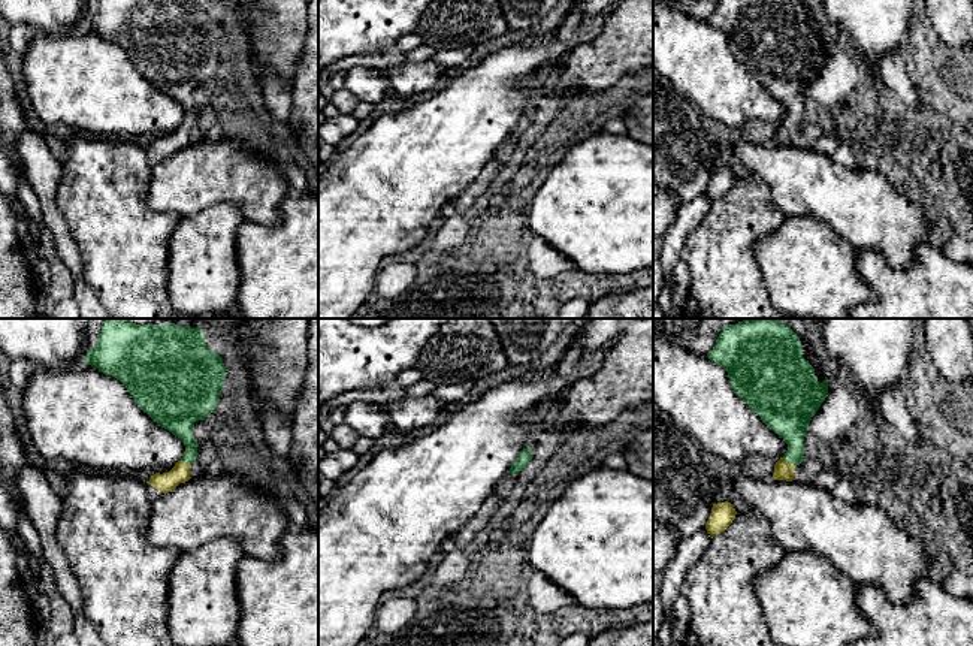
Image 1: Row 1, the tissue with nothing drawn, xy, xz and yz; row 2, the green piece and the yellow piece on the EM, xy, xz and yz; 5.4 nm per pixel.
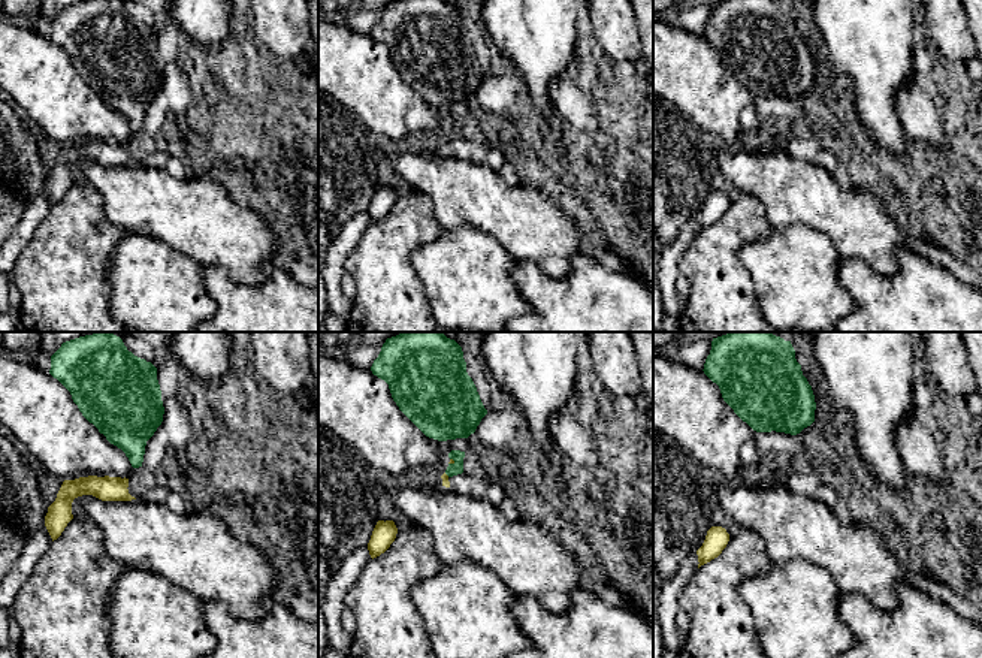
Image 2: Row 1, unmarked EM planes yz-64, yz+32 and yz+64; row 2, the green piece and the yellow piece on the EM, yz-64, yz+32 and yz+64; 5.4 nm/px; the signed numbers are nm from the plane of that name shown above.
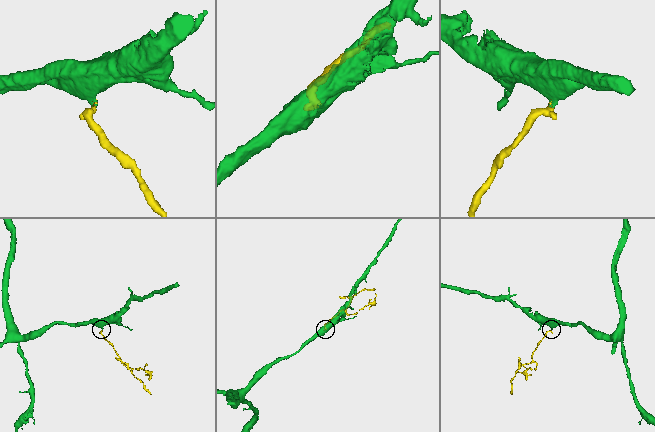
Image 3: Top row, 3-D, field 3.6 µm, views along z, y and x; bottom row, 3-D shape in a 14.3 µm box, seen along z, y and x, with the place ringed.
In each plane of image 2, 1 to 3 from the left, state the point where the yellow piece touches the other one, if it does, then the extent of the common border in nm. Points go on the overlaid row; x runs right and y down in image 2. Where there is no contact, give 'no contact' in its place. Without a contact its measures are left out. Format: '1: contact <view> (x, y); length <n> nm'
1: no contact
2: contact yz+32 (453, 459); length 40 nm
3: no contact

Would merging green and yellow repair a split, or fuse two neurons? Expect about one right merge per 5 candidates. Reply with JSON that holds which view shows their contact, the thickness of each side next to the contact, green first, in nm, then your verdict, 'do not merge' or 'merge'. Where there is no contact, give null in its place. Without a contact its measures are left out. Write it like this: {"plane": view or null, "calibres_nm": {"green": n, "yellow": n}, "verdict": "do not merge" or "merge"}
{"plane": "yz", "calibres_nm": {"green": 220, "yellow": 100}, "verdict": "merge"}

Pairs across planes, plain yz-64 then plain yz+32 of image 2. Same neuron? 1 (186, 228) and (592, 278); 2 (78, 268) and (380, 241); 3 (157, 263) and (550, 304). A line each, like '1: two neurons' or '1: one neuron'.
1: two neurons
2: one neuron
3: two neurons

